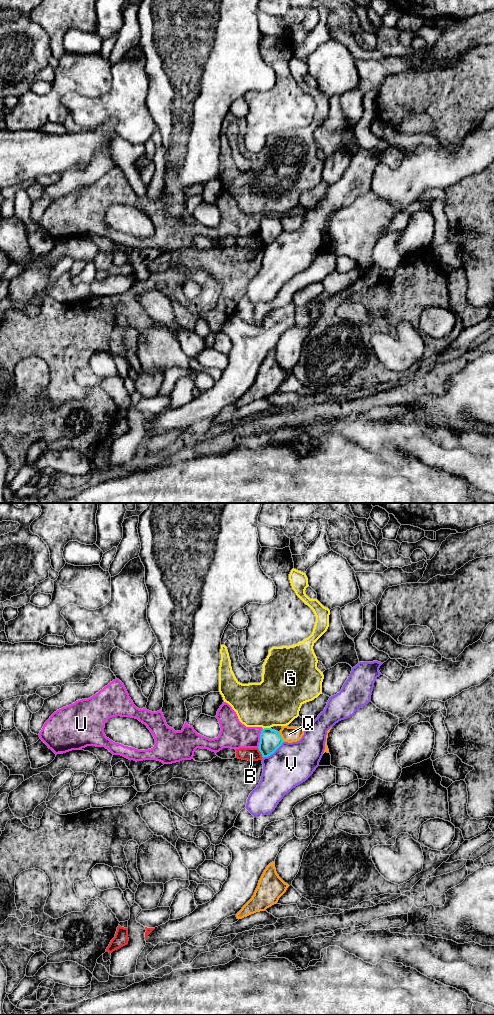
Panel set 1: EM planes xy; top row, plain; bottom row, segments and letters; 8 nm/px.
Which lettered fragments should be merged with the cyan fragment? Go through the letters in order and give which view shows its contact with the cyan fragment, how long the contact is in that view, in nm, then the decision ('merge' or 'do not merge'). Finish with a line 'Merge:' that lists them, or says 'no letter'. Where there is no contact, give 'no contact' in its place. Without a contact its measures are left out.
B: contact in xy; length 90 nm; do not merge
G: contact in xy; length 70 nm; do not merge
Q: contact in xy; length 90 nm; do not merge
U: contact in xy; length 170 nm; do not merge
V: contact in xy; length 220 nm; do not merge
Merge: no letter

